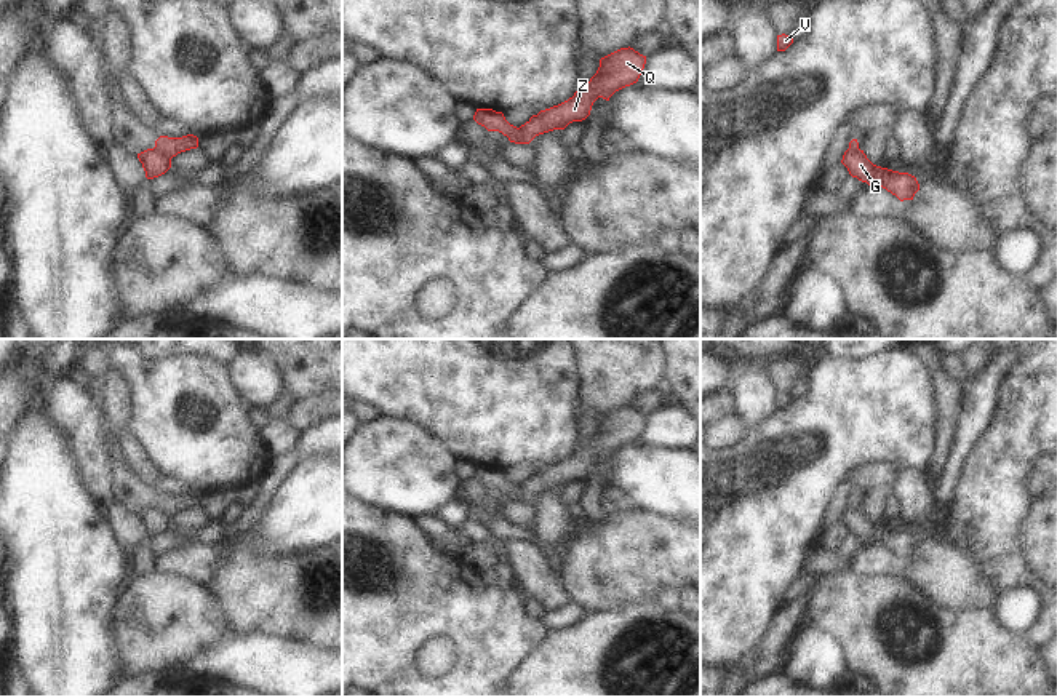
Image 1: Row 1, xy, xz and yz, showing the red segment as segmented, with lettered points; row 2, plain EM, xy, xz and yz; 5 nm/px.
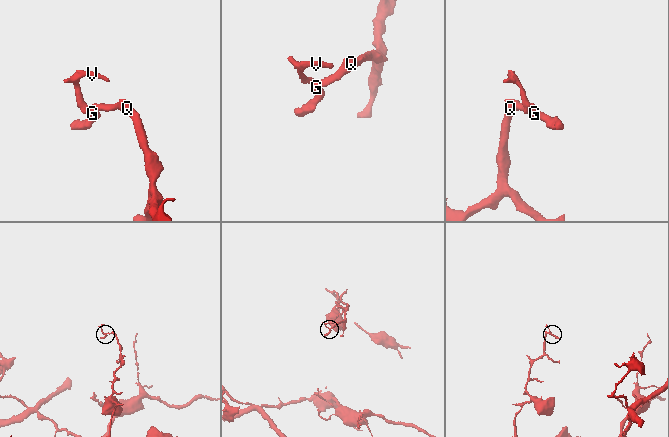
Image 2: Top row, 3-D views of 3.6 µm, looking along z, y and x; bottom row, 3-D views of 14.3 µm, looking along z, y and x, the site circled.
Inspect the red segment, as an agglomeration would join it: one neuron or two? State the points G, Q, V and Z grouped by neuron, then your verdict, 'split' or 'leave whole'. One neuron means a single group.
groups G V / Q Z; split

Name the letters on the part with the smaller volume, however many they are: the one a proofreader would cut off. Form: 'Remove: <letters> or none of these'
Remove: G, V

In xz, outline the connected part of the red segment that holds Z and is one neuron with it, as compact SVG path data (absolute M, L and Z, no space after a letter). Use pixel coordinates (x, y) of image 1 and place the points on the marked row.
M620 48L600 59L600 67L590 82L580 86L572 98L540 110L518 128L518 137L529 144L536 136L564 129L572 121L582 121L590 115L592 106L598 98L609 98L638 82L646 64L646 56L633 48Z

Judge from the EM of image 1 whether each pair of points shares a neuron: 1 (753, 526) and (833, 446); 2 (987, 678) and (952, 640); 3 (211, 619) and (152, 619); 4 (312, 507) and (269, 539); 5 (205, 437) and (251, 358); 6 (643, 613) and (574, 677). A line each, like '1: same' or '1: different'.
1: same
2: same
3: same
4: same
5: different
6: same

